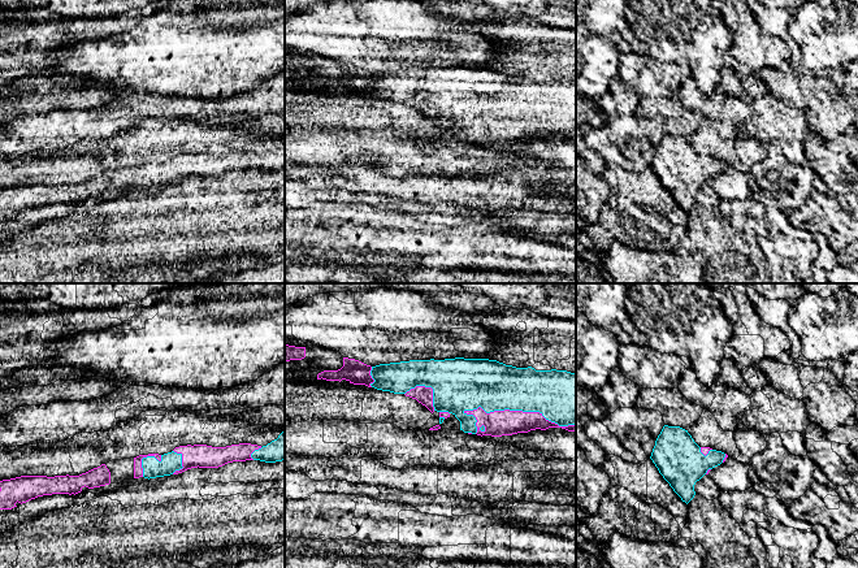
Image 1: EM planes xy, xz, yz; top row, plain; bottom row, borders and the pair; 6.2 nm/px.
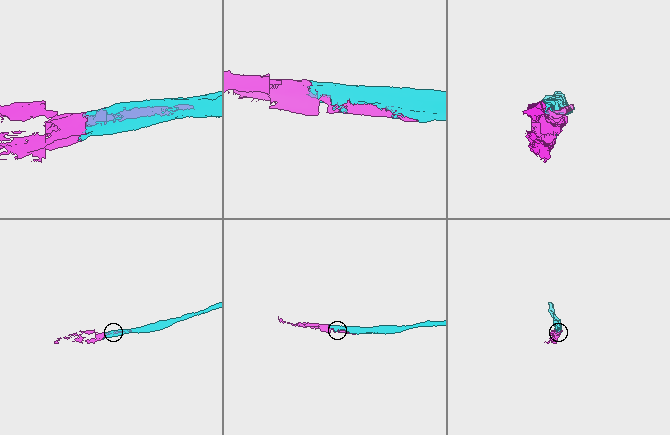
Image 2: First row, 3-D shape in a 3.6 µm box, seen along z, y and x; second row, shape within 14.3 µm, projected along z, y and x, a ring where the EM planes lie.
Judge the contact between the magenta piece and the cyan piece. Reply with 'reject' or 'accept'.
accept

